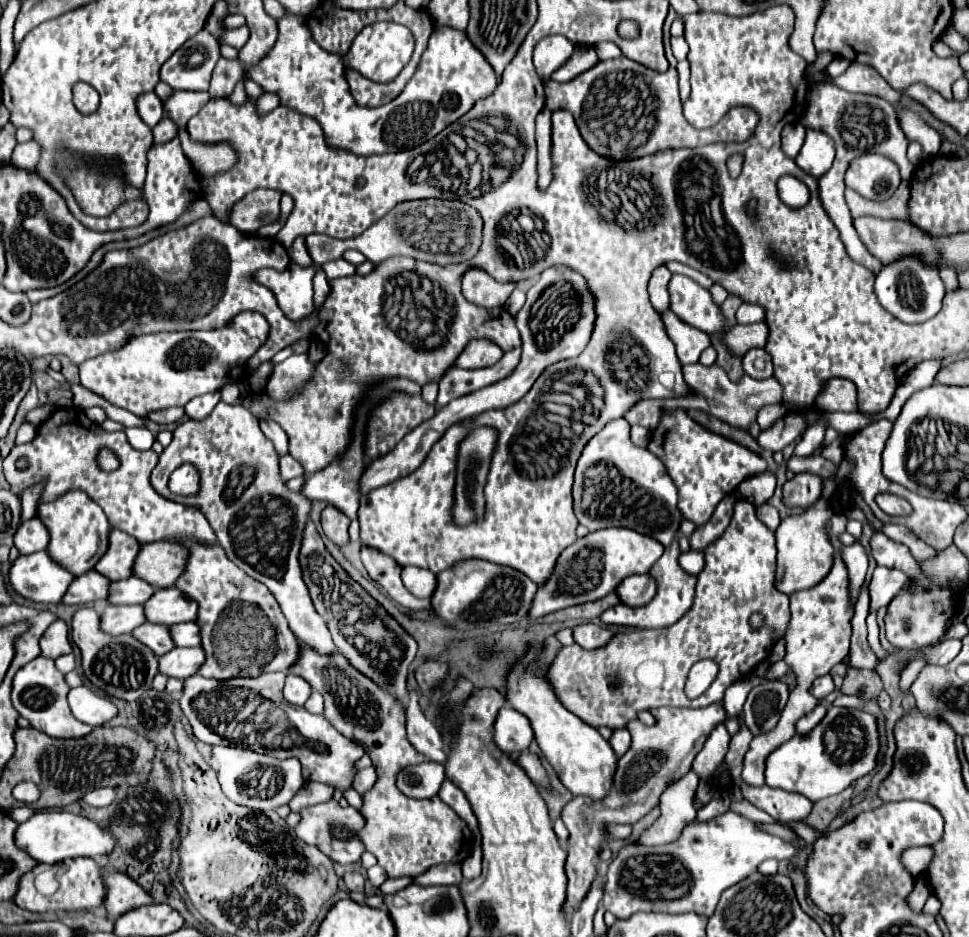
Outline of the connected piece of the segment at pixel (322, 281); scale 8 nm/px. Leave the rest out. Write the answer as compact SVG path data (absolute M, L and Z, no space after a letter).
M318 268L318 270L316 270L316 276L314 276L314 302L316 302L316 306L320 306L320 304L326 300L328 292L330 292L330 286L328 286L328 282L326 282L326 276L324 276L324 272Z

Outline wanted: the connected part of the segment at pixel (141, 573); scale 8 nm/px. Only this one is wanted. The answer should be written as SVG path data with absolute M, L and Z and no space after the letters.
M172 542L144 544L134 562L134 576L144 578L154 588L170 588L184 572L188 550Z

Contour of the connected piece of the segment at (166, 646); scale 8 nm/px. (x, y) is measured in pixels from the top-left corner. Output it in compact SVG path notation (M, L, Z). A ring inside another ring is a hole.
M144 622L144 624L138 626L132 634L134 634L134 638L138 638L144 646L150 646L150 650L154 650L154 654L156 654L158 658L160 658L162 654L166 654L168 650L174 648L174 642L172 642L170 632L168 632L166 626Z

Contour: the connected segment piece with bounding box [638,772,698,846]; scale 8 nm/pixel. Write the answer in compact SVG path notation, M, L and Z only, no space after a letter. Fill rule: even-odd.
M686 774L672 786L668 786L660 798L660 806L670 806L670 810L662 808L660 818L640 836L638 844L646 846L658 846L658 844L668 844L674 842L682 828L696 818L696 806L694 806L694 796L698 788L698 776L696 774Z

